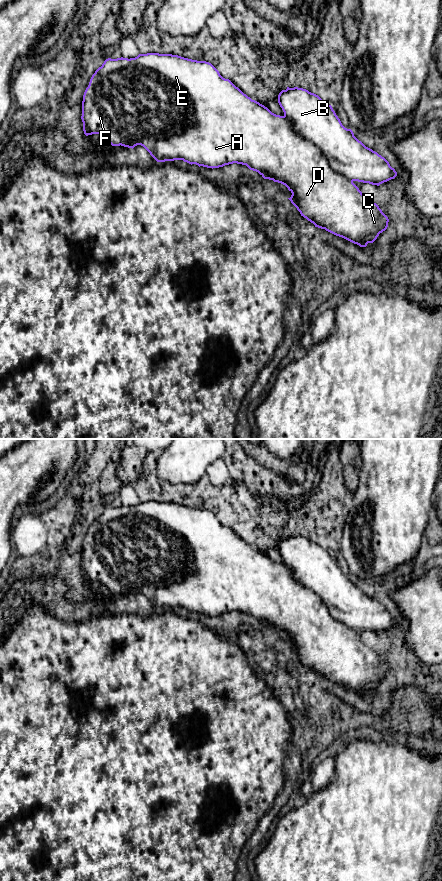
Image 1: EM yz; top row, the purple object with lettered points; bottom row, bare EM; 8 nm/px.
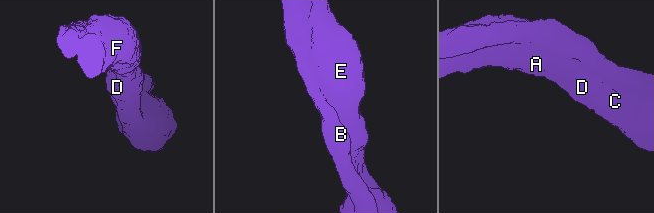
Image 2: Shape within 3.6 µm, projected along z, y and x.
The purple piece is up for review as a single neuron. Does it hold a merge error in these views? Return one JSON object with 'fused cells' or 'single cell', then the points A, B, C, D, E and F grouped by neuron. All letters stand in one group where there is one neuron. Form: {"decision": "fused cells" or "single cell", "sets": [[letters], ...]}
{"decision": "single cell", "sets": [["A", "B", "C", "D", "E", "F"]]}

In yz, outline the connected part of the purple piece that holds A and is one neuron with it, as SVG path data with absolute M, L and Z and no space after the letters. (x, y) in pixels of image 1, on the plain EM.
M147 501L139 502L137 505L130 507L123 505L106 507L102 514L92 523L89 533L84 540L81 567L83 570L83 579L86 584L99 582L100 585L107 587L112 594L121 593L133 597L135 594L141 593L157 610L183 608L191 613L196 612L199 615L203 614L212 617L233 611L246 613L250 618L258 620L264 627L273 628L274 630L285 633L292 641L288 647L297 656L301 664L313 671L315 675L325 677L360 695L366 695L368 691L373 691L379 682L387 677L389 667L376 651L367 647L362 642L353 630L358 629L379 634L397 624L395 617L390 614L384 605L359 589L351 577L345 576L332 554L327 552L318 543L303 536L287 535L286 538L282 538L279 541L278 551L284 560L283 564L272 561L264 553L252 548L229 527L223 526L219 519L209 510L192 508L172 502Z

